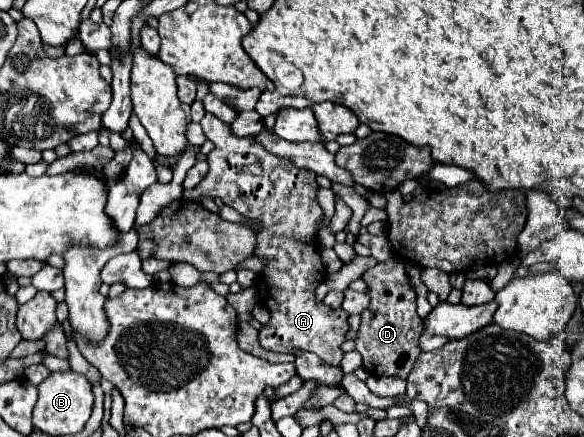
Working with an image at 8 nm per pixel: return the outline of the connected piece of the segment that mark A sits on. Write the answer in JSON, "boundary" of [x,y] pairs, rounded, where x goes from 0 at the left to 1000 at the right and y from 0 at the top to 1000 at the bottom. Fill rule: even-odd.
{"boundary":[[[351,261],[344,275],[344,288],[351,297],[351,311],[368,330],[368,343],[354,357],[354,371],[358,371],[354,403],[344,412],[344,421],[337,430],[317,435],[313,453],[320,453],[320,458],[341,458],[344,449],[378,453],[382,467],[402,476],[413,494],[423,499],[420,517],[437,526],[440,568],[437,568],[433,586],[454,595],[454,613],[447,622],[450,641],[440,641],[440,682],[443,682],[443,696],[450,696],[464,719],[464,732],[457,737],[457,746],[450,746],[443,755],[443,787],[454,801],[467,801],[467,805],[491,805],[491,810],[536,805],[557,833],[584,838],[584,824],[587,824],[584,787],[591,783],[591,769],[598,760],[598,737],[594,737],[598,719],[591,719],[587,709],[570,709],[563,700],[557,705],[550,691],[539,686],[539,664],[560,632],[553,600],[550,600],[550,581],[546,581],[546,572],[539,572],[539,563],[543,563],[539,526],[543,526],[543,508],[553,499],[553,481],[543,462],[546,426],[539,416],[539,398],[533,389],[515,389],[515,384],[502,380],[495,366],[485,366],[485,362],[474,362],[474,357],[454,348],[454,339],[447,330],[440,330],[433,316],[399,311],[392,297],[392,284],[378,279],[365,261]],[[437,371],[447,375],[447,403],[416,394],[420,380],[430,380]]]}

